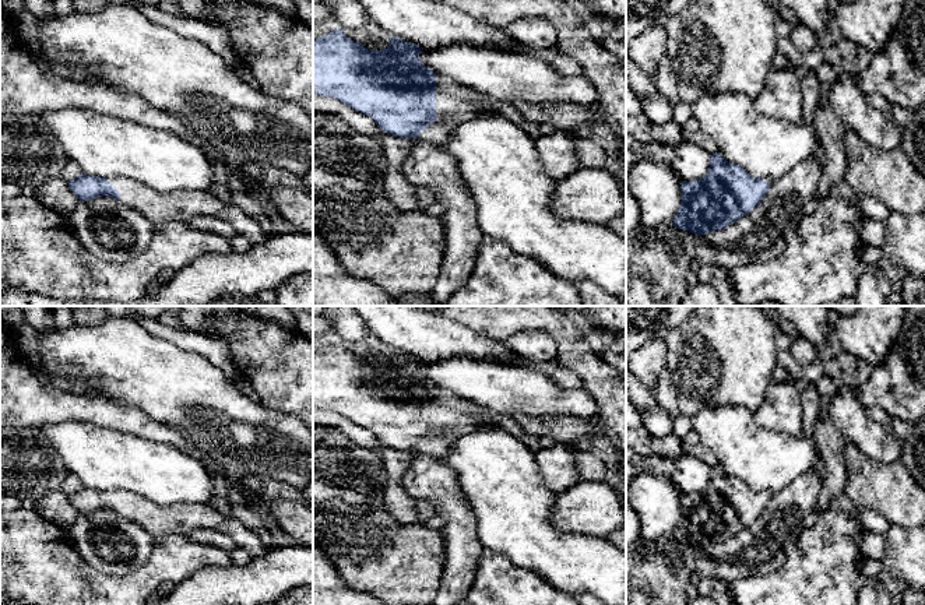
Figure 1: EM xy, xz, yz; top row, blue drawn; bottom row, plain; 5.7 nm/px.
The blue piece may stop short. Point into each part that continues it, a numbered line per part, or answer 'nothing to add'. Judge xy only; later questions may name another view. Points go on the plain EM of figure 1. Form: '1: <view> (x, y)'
1: xy (179, 519)

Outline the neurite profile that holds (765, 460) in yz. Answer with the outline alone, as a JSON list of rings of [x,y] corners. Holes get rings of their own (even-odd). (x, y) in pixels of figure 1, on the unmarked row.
[[[736,405],[701,409],[690,418],[692,430],[717,457],[718,465],[731,476],[742,479],[752,490],[777,493],[810,471],[820,458],[817,447],[805,437],[784,435],[762,428],[753,414]]]

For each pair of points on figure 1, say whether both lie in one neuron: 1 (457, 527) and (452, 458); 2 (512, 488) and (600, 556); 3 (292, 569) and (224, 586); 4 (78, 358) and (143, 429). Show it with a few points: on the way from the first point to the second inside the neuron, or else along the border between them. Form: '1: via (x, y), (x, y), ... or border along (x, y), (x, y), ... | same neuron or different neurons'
1: border along (438, 458), (454, 472), (461, 492), (468, 499) | different neurons
2: via (526, 513), (569, 556), (574, 556) | same neuron
3: via (275, 573), (252, 586), (241, 586) | same neuron
4: border along (91, 393), (141, 410), (153, 418) | different neurons

